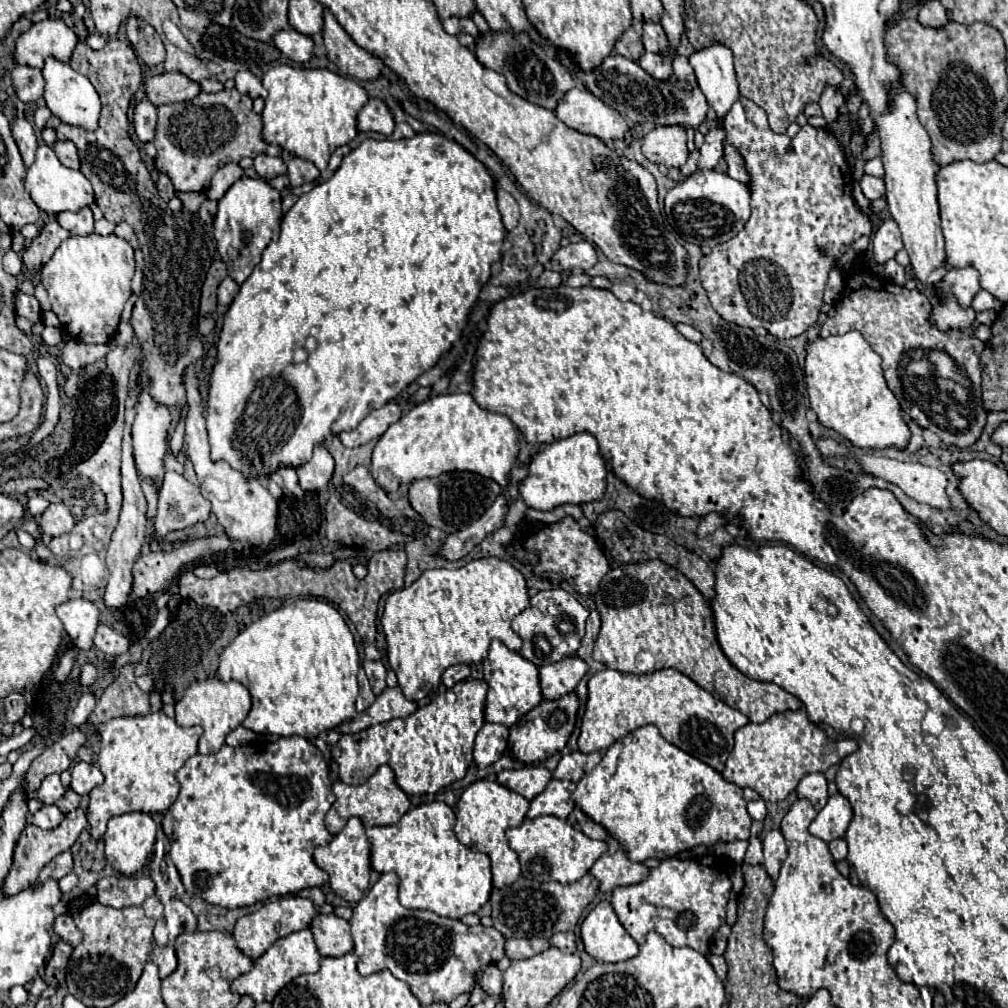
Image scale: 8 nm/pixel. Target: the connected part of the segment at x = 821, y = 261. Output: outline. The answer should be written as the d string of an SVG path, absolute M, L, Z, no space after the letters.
M741 97L729 111L729 115L725 115L723 119L725 123L725 131L727 131L727 139L729 143L733 143L743 159L745 159L745 165L747 165L747 171L751 175L751 219L747 221L745 229L741 233L737 233L737 237L725 241L725 243L719 243L713 247L713 251L709 255L703 255L701 263L699 263L699 273L701 273L701 283L709 295L709 301L713 305L713 309L729 323L737 323L737 325L745 325L745 327L765 327L771 335L779 337L779 339L791 339L791 337L797 337L801 335L803 331L807 331L819 317L819 309L823 305L823 291L825 291L825 283L827 283L827 275L829 271L833 269L833 265L837 263L839 255L843 255L853 241L857 241L861 235L871 235L871 219L865 217L861 213L861 209L855 205L853 201L853 195L851 195L851 171L847 167L847 161L845 161L845 155L841 151L841 145L839 141L835 139L835 135L829 131L829 129L815 129L815 127L801 127L801 131L791 139L787 135L779 135L775 133L771 127L769 127L769 121L767 121L767 115L765 111L755 105L753 101Z

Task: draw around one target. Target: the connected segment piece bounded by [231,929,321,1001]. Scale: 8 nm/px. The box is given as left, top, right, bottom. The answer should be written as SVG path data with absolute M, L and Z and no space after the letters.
M309 929L291 933L287 937L281 937L273 943L271 949L267 949L255 963L253 969L241 977L237 977L231 983L231 991L239 995L249 995L253 1001L273 1001L273 997L279 993L281 987L285 987L289 981L303 973L317 973L321 963L321 955L313 943L313 935Z

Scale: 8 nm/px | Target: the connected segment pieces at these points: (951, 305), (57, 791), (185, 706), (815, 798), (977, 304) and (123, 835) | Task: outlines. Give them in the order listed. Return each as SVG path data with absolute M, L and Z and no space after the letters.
M953 295L945 297L945 303L935 303L931 319L935 323L935 327L941 327L943 331L947 329L963 329L963 327L971 327L975 321L975 311L963 309L955 303Z
M47 775L43 781L41 781L41 787L39 791L35 793L35 797L39 801L43 801L45 805L53 805L59 797L63 797L65 793L65 787L61 785L59 781L59 775Z
M211 677L207 681L193 683L185 691L185 695L175 705L175 721L183 727L201 725L203 735L199 739L199 753L209 755L221 749L221 745L225 743L225 737L247 717L249 709L251 709L251 695L247 687L243 687L239 681L223 683L221 679Z
M809 773L801 779L797 785L797 797L809 799L811 805L819 811L825 807L829 795L827 795L827 779L823 773Z
M979 291L979 295L973 299L973 305L971 305L975 311L985 311L985 309L995 309L995 311L1001 311L1003 309L1003 303L997 301L991 293L987 291Z
M135 811L135 813L123 813L123 815L111 817L109 825L107 825L107 831L103 835L105 861L115 871L119 871L121 875L135 875L149 861L149 857L153 853L153 845L155 845L155 835L157 835L157 823L147 813L137 813Z

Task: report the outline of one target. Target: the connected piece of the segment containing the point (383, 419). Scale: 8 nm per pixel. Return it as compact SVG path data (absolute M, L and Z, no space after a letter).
M391 401L391 403L383 405L381 409L373 409L373 411L359 423L359 427L357 427L355 431L341 433L339 439L341 439L341 443L343 443L345 447L359 447L359 445L363 445L363 443L367 443L367 441L371 441L371 439L381 437L391 423L399 421L399 417L401 417L401 407L399 407L395 401Z

